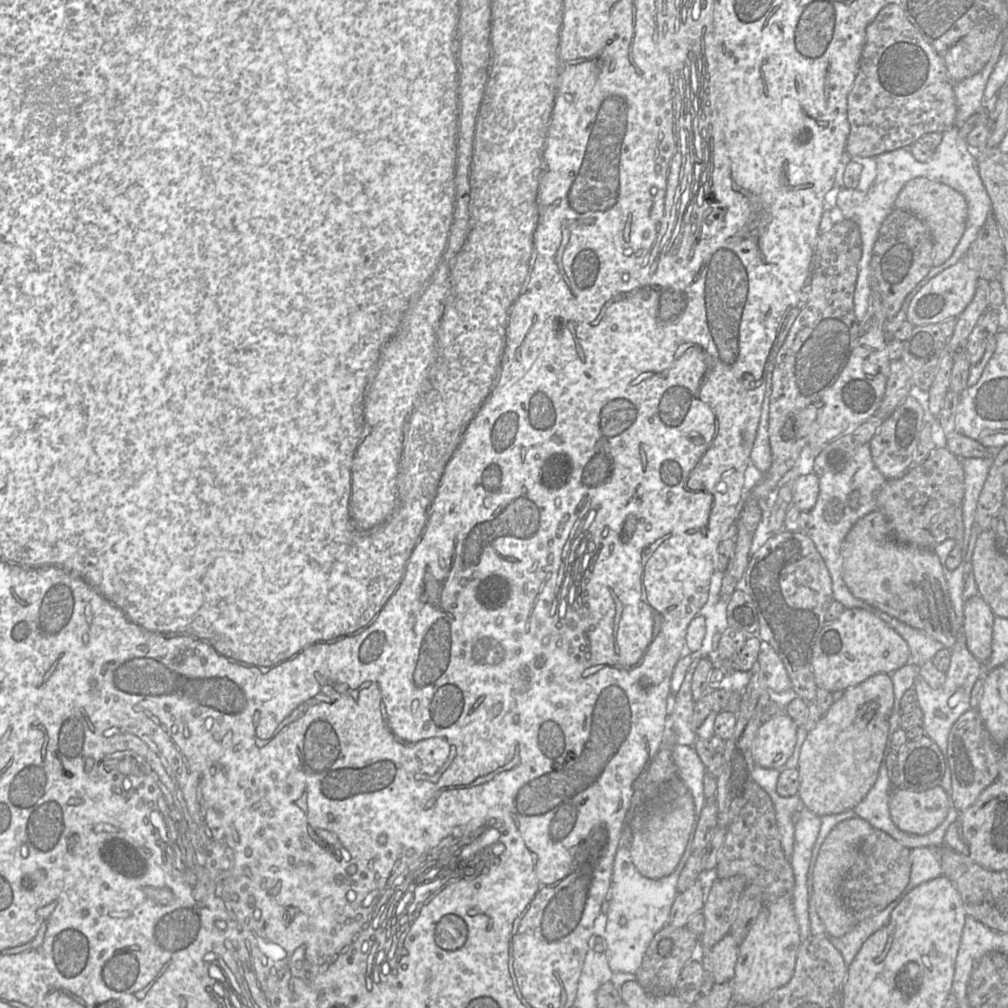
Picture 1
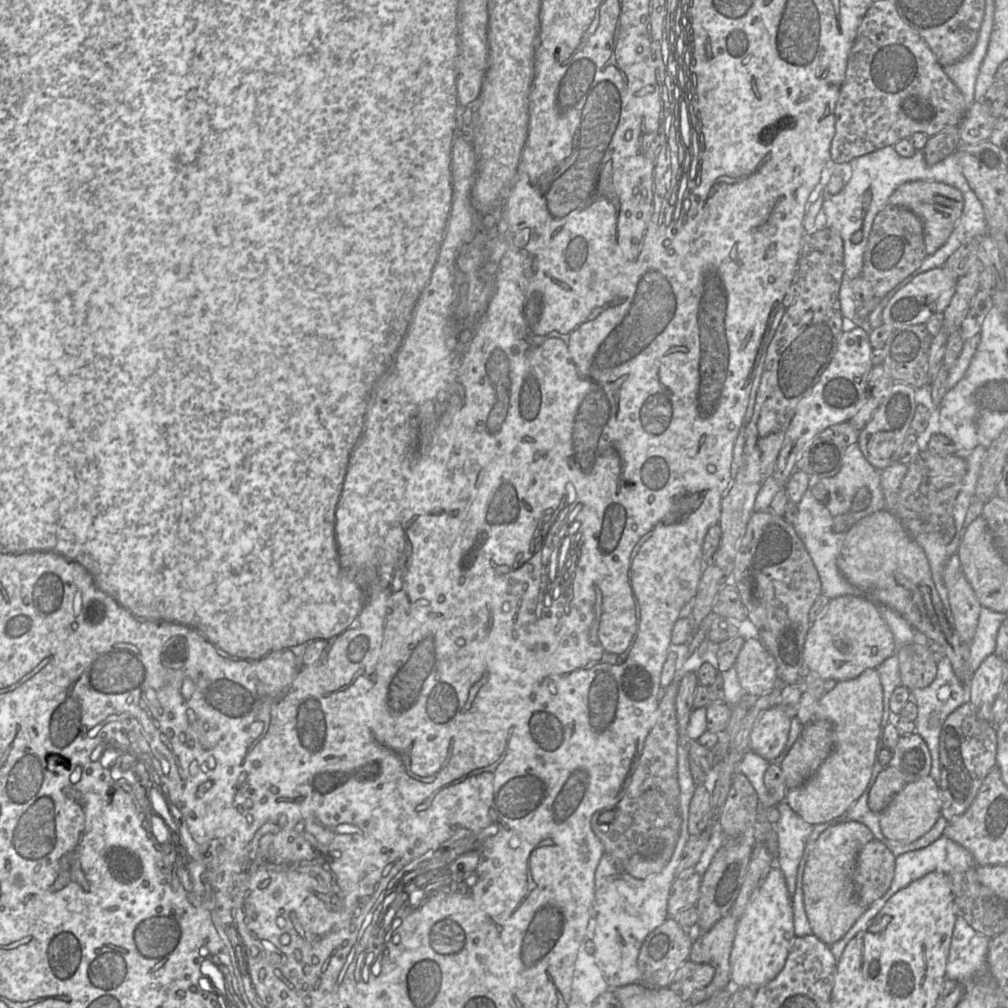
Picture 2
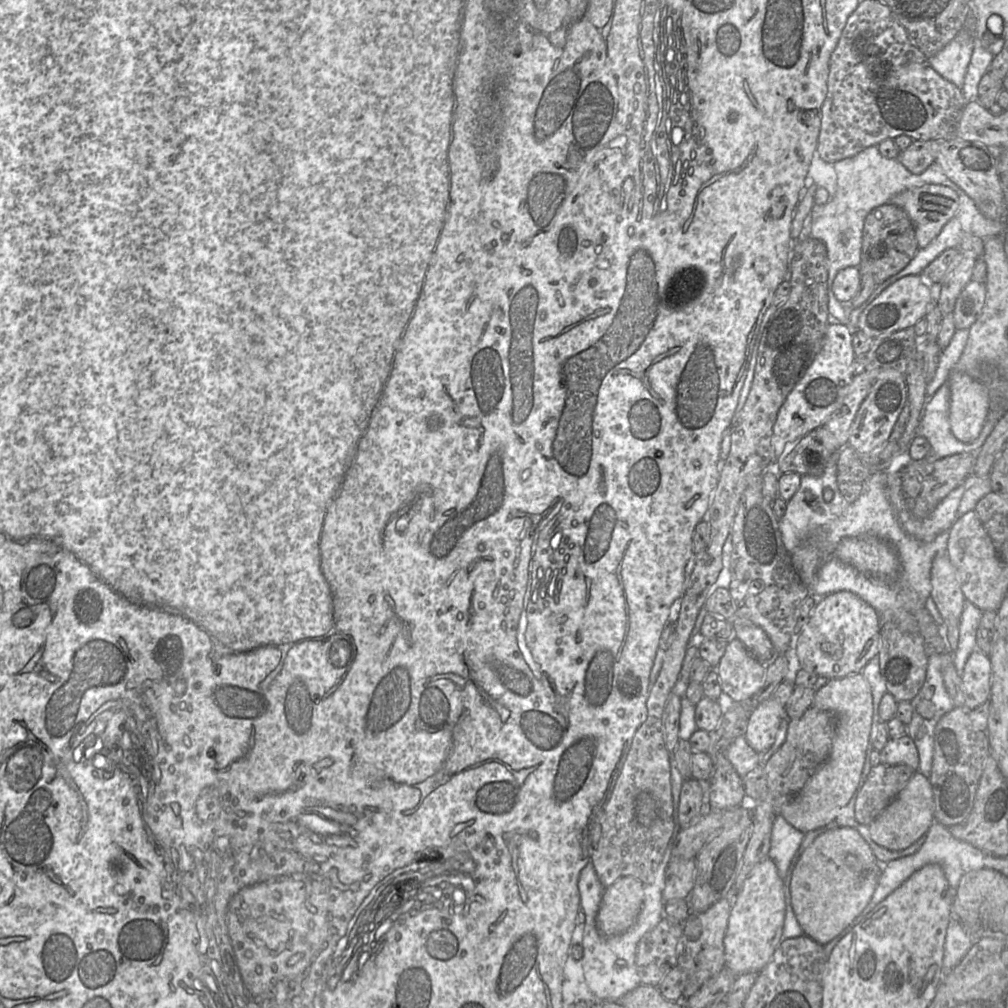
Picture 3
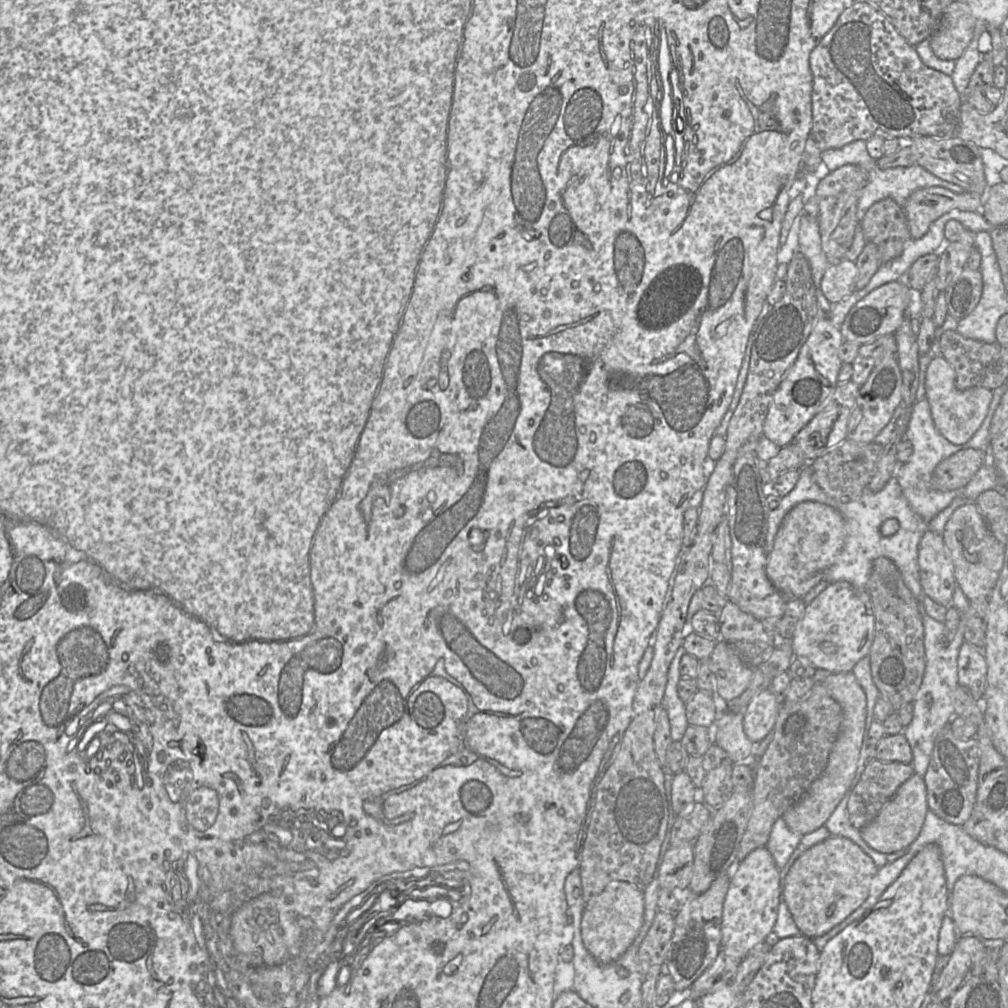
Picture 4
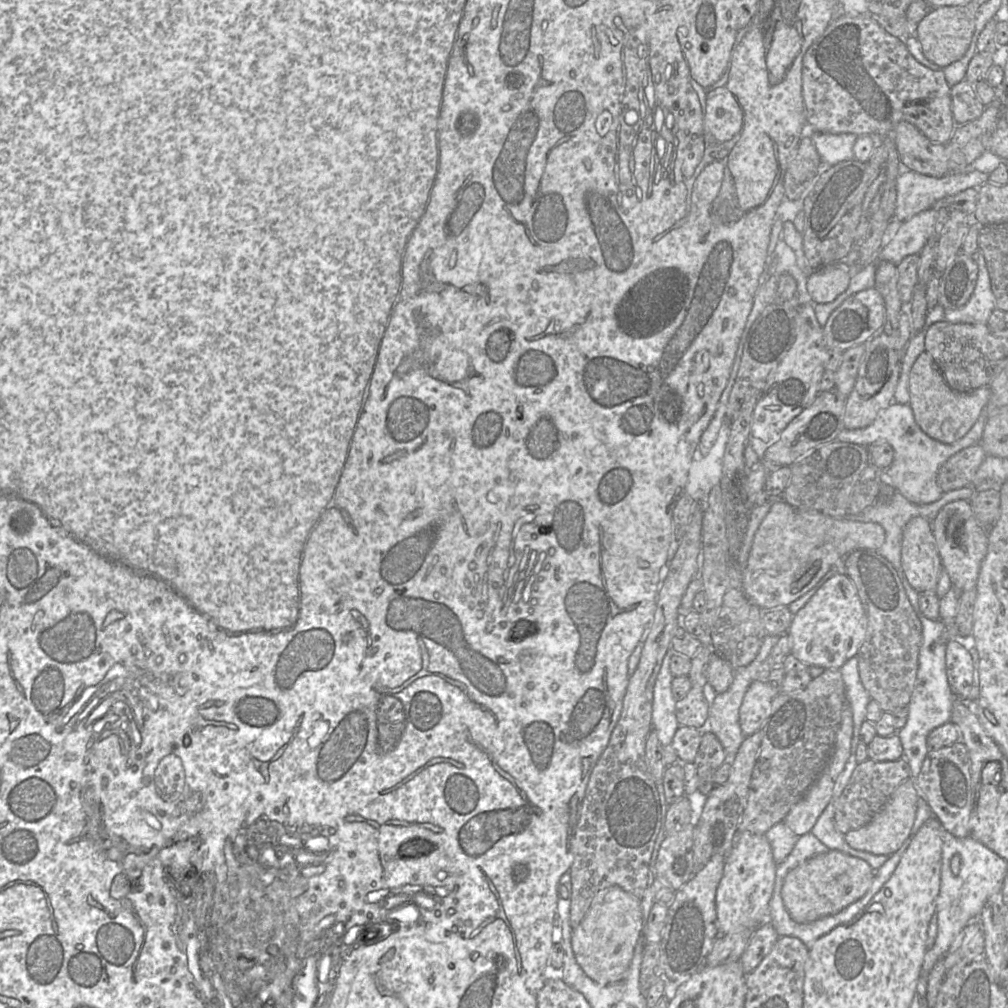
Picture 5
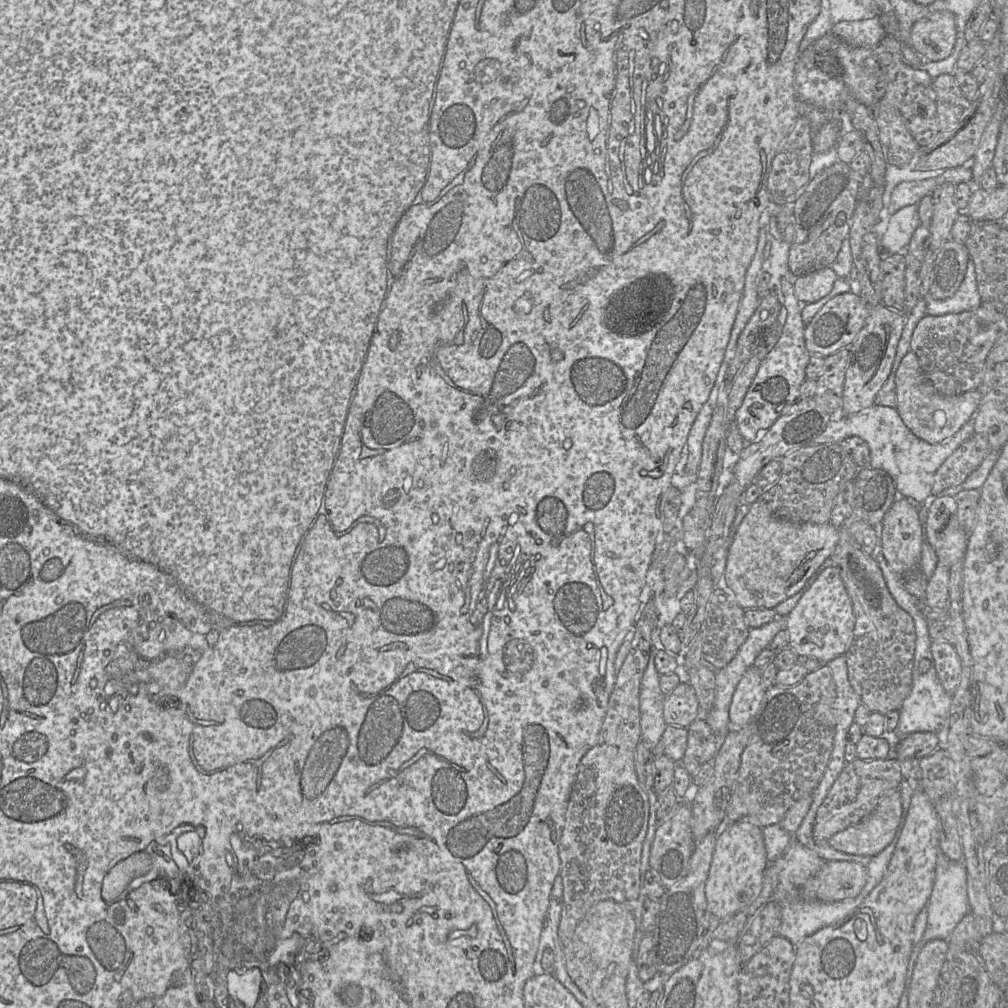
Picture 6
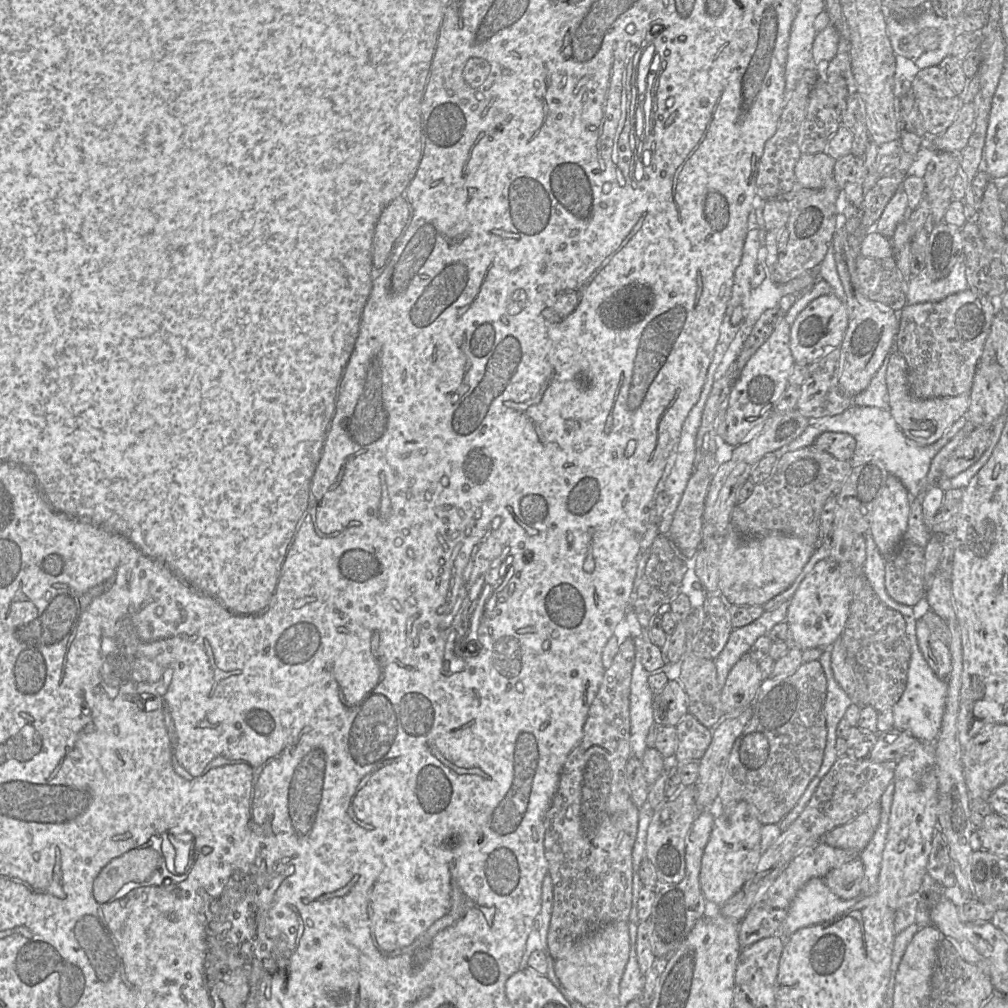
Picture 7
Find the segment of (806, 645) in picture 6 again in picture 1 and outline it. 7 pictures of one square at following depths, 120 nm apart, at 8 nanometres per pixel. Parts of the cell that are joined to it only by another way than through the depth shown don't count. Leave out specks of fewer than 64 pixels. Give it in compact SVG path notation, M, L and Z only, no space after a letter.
M845 608L837 619L826 623L820 632L814 644L811 668L818 688L831 693L843 692L875 674L893 674L909 663L909 655L910 651L906 641L877 616L861 608Z

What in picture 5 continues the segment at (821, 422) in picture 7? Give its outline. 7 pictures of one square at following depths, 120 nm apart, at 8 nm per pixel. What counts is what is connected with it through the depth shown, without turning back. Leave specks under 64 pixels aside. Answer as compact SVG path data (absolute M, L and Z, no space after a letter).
M893 402L890 406L878 412L875 420L865 428L856 430L843 429L835 441L848 442L861 446L872 444L890 444L894 450L891 465L884 470L885 479L889 480L896 491L914 504L930 504L943 495L937 484L939 468L954 454L962 449L981 443L988 409L984 407L981 414L969 432L952 444L944 444L929 437L917 424L913 410L909 404Z

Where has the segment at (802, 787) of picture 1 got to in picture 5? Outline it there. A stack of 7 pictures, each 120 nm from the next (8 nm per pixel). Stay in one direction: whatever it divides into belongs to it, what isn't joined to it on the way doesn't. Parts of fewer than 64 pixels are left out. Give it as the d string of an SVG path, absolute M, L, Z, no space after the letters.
M845 702L841 712L841 722L837 731L833 754L827 766L825 767L819 778L816 780L816 782L806 792L804 797L790 809L790 811L783 820L783 822L797 836L801 836L803 834L811 832L818 817L821 815L821 813L829 804L833 794L834 784L838 776L844 770L846 762L850 756L852 735L853 735L852 711L849 704Z

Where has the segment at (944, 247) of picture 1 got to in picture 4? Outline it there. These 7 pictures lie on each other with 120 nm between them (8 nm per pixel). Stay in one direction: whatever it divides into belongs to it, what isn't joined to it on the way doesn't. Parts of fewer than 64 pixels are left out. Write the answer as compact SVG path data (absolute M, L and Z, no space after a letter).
M928 187L914 191L904 205L911 238L920 239L930 225L943 214L958 209L977 212L983 197L976 193L952 192L942 187Z

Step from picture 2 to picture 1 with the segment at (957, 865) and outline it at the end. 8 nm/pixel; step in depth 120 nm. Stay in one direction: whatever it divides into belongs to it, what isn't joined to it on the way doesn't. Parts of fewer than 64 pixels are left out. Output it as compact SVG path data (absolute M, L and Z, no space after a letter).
M920 847L910 849L910 880L900 896L906 896L918 885L942 875L942 868L938 859L938 848L939 847Z

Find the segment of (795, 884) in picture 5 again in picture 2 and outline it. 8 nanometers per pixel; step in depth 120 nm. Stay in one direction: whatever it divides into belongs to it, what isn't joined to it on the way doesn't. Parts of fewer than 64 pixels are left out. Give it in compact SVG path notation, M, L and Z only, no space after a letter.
M856 821L837 823L824 830L813 844L802 877L803 901L812 934L831 946L839 941L865 912L853 882L855 854L874 839L870 829Z

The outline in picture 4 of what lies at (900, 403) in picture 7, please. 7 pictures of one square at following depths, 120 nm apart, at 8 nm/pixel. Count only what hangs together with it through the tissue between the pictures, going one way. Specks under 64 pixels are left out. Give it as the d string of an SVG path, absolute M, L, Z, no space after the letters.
M934 357L925 375L925 398L928 400L931 415L937 430L952 444L962 445L968 442L982 425L992 400L992 390L973 387L959 390L955 384L956 373L943 357Z

